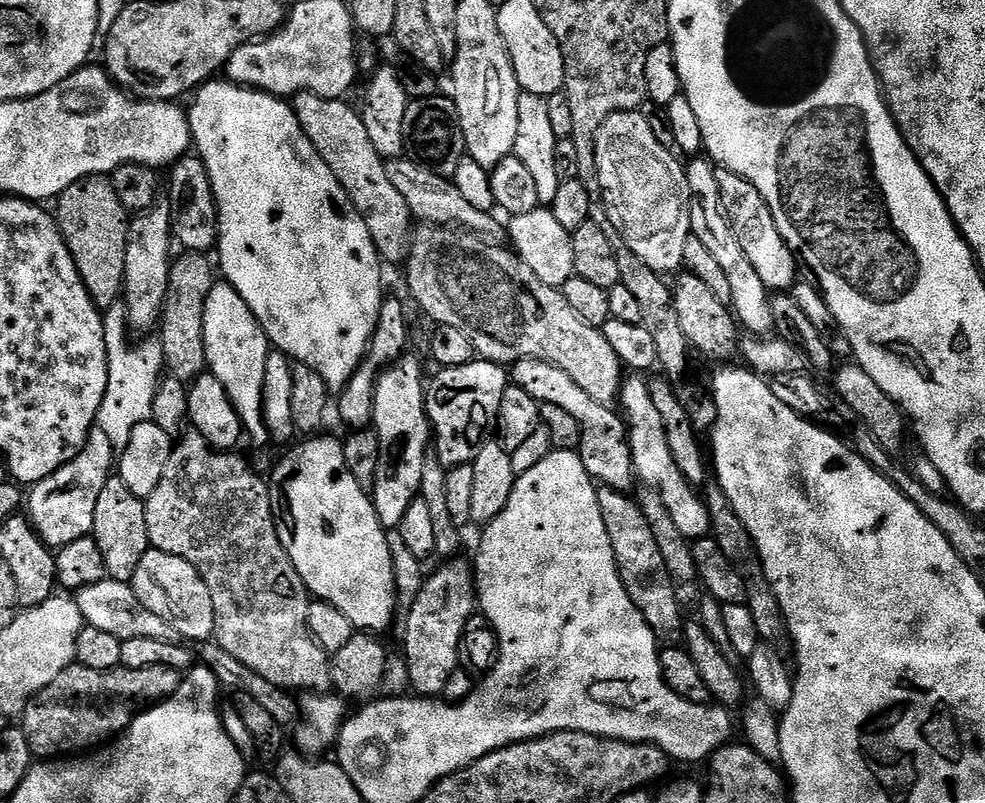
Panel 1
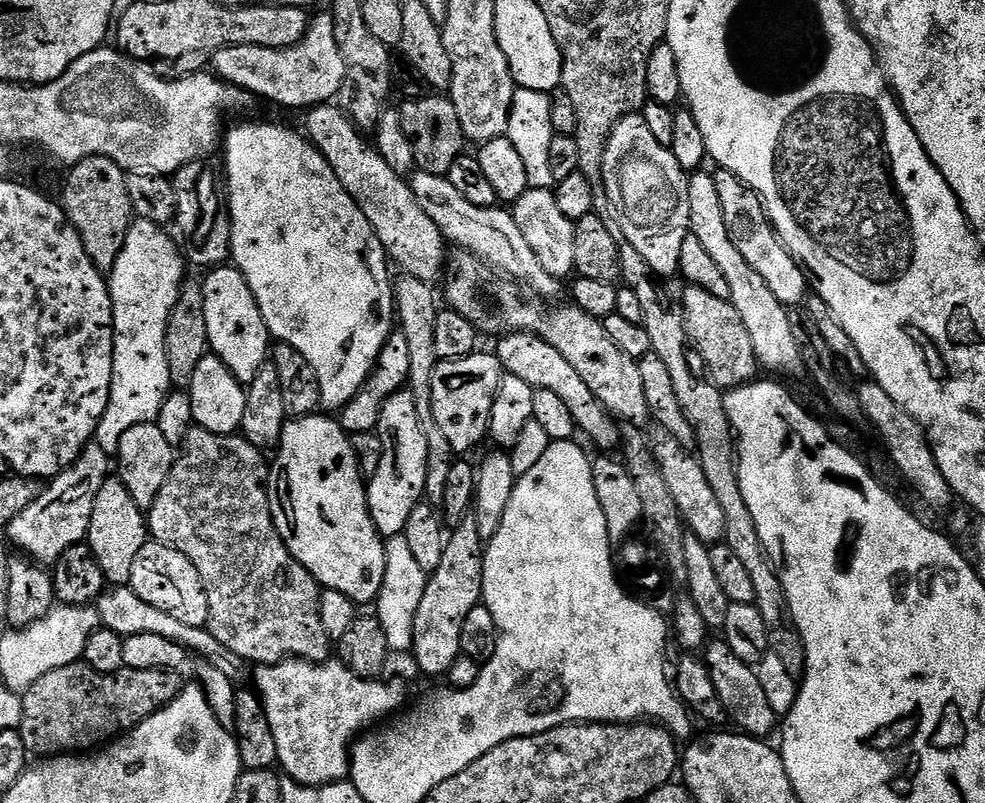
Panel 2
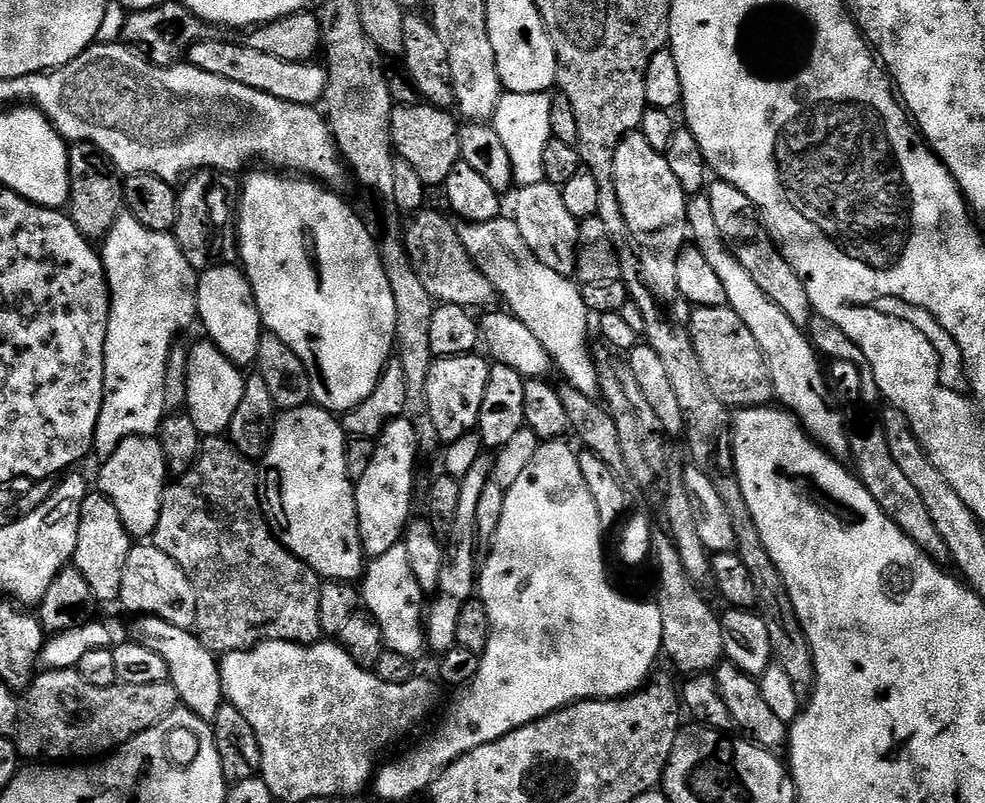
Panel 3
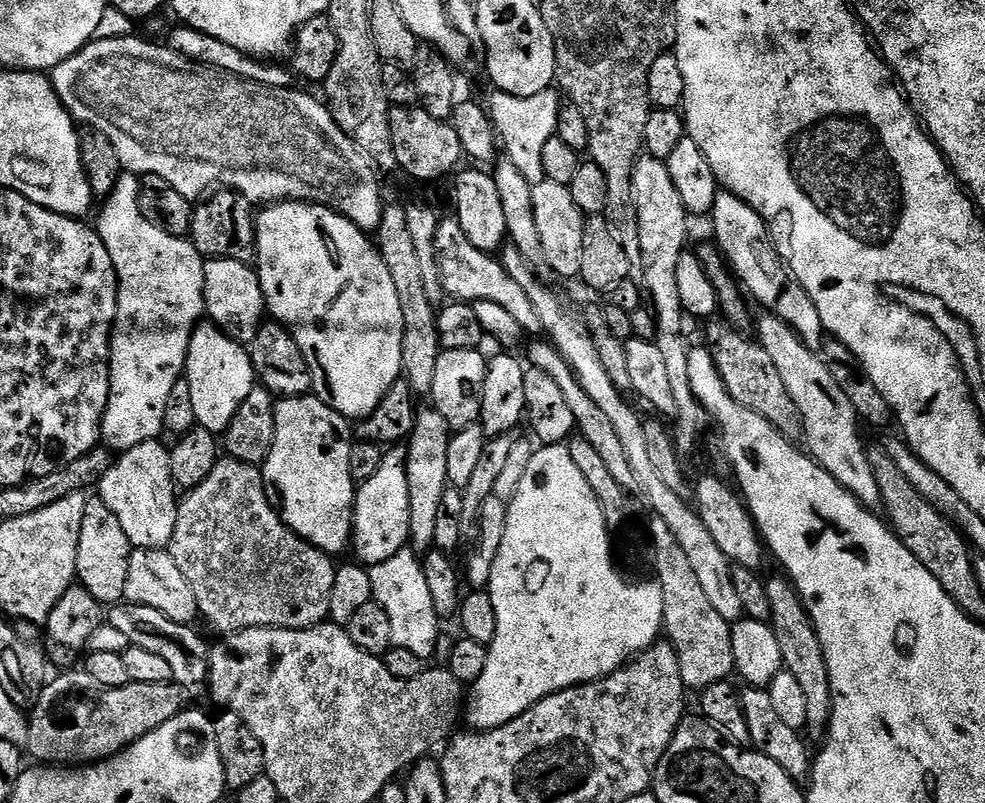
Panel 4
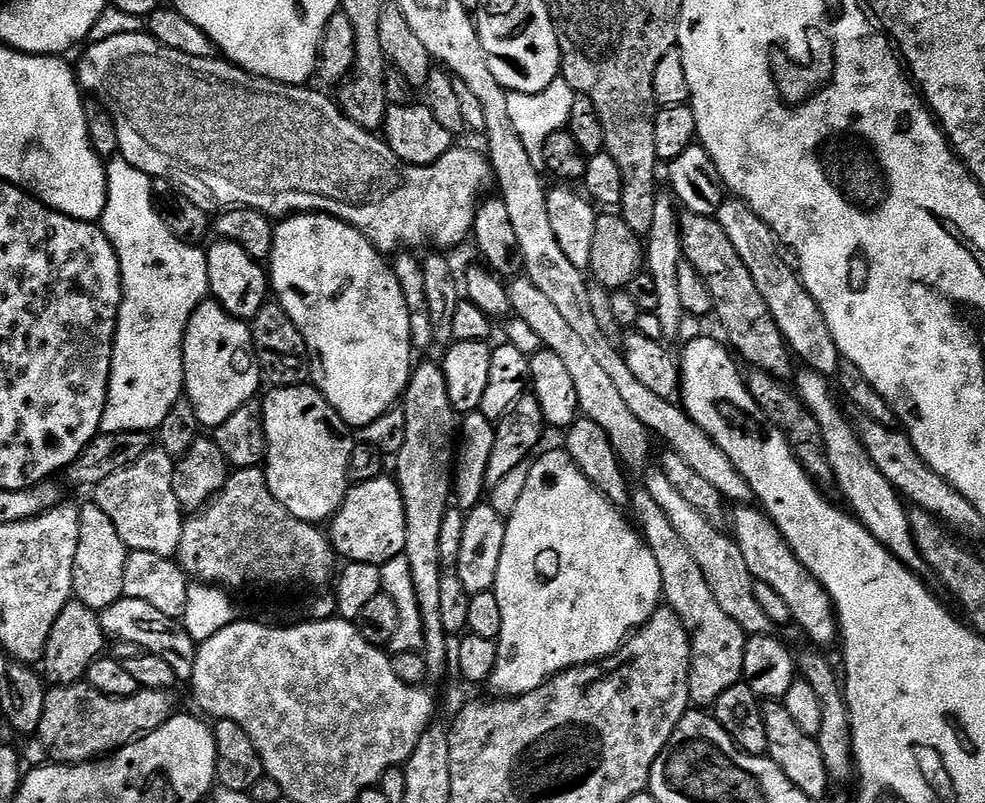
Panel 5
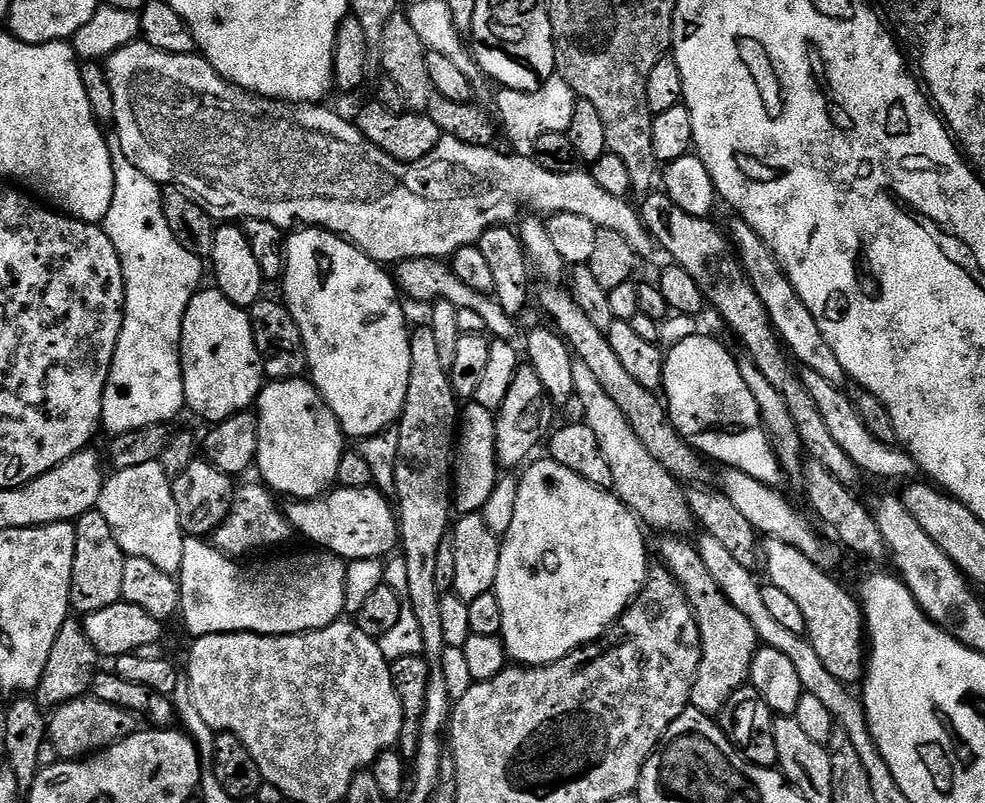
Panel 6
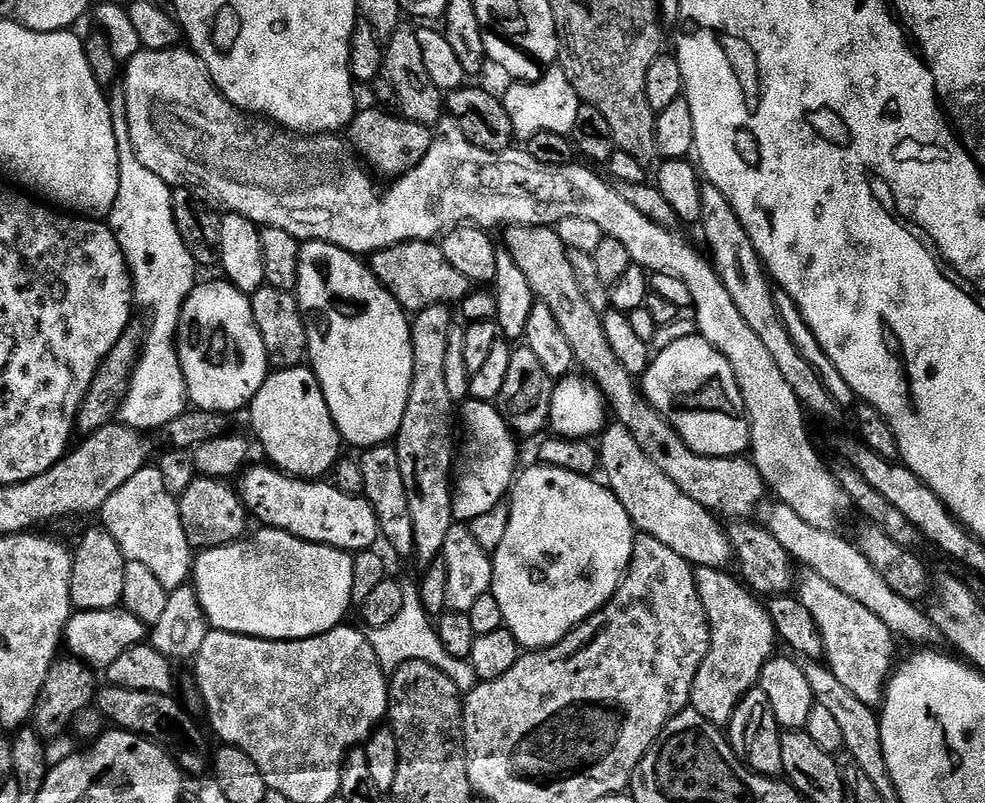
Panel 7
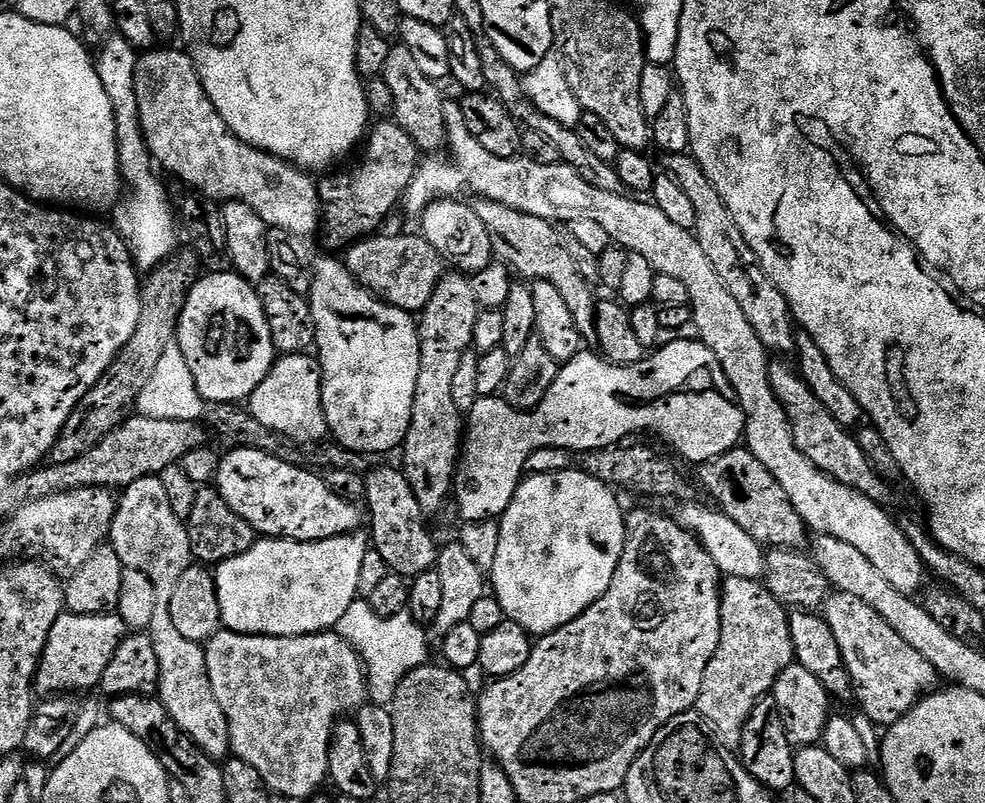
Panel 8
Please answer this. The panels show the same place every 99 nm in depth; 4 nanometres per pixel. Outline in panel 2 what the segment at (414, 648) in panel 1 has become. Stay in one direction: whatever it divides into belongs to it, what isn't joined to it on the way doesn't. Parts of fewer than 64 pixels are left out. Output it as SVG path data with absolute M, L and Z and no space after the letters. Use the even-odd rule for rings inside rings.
M470 514L459 526L451 529L446 554L442 554L438 570L429 575L422 602L418 602L418 614L414 614L414 634L410 649L425 677L447 677L450 666L454 666L456 659L462 655L460 643L466 614L470 614L470 610L481 603L484 595L485 547L485 541L478 534L475 515Z

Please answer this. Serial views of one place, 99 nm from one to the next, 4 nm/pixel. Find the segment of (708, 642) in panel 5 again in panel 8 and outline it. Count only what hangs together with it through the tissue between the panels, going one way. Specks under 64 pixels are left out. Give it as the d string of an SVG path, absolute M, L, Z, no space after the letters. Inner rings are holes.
M727 577L720 585L720 617L722 634L702 690L698 694L695 711L700 713L722 746L739 749L742 730L758 702L771 693L777 678L796 658L790 636L789 609L781 604L760 580Z

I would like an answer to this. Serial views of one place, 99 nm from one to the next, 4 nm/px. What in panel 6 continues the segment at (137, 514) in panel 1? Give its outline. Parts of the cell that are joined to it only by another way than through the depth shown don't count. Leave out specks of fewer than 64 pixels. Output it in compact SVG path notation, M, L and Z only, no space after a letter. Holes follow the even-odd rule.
M98 510L82 514L74 521L76 525L76 541L74 542L74 570L68 603L76 614L87 614L106 610L106 606L114 606L122 600L122 566L126 559L122 546L118 546L118 538L114 538L114 530L110 530L110 522L102 518Z

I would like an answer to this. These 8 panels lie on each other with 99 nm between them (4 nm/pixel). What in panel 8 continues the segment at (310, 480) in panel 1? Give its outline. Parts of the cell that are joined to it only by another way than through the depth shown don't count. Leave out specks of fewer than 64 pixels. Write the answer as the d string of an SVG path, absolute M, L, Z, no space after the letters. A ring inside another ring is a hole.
M302 352L284 354L273 363L252 395L246 401L249 412L270 430L282 434L297 446L319 444L329 435L324 413L324 391L320 375L320 361L315 355Z

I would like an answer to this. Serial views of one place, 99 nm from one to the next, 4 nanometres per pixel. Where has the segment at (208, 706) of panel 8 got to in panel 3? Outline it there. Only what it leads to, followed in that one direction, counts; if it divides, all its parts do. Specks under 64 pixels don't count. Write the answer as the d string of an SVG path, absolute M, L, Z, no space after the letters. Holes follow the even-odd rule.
M131 436L126 438L103 461L100 468L99 491L115 502L124 524L136 538L148 538L159 526L163 512L164 493L170 483L168 459L164 456L164 445L156 436Z

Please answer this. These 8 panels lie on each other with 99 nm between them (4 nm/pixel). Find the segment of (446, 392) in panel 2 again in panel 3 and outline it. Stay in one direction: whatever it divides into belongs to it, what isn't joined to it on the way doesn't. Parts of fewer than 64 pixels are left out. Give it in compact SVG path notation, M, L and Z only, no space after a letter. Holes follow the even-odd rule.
M480 354L446 356L437 359L432 365L424 387L423 399L428 400L428 416L432 419L437 434L444 439L445 445L454 443L468 432L477 431L488 386L490 364L485 360Z

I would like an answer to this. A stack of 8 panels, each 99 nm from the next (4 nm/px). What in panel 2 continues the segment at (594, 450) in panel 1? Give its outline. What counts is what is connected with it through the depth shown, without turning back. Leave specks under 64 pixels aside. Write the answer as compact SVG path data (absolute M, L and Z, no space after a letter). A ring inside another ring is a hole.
M509 332L499 337L497 348L494 348L494 355L499 358L500 366L507 375L514 378L522 378L534 390L551 390L553 394L558 394L566 406L570 406L570 414L574 414L576 423L581 433L585 432L594 443L600 447L599 451L604 454L612 454L621 447L621 425L611 412L607 412L594 398L590 386L578 378L578 370L550 346L540 336L535 336L532 332Z

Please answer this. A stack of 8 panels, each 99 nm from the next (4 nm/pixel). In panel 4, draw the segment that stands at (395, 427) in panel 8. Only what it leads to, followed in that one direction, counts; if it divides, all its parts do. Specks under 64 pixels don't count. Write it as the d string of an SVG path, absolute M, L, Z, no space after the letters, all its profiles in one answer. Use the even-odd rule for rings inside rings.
M286 200L282 204L270 204L259 209L260 217L254 220L254 249L256 260L254 267L260 277L260 285L264 291L264 302L269 313L272 312L277 321L289 329L292 337L298 342L298 350L306 358L306 366L310 366L312 375L312 392L323 404L331 404L332 409L345 418L363 418L382 402L382 398L401 379L404 367L402 366L402 306L398 306L398 290L394 290L394 278L390 278L390 270L386 270L386 262L382 262L380 250L371 239L366 237L365 229L359 228L332 208L321 204L309 204L302 200Z

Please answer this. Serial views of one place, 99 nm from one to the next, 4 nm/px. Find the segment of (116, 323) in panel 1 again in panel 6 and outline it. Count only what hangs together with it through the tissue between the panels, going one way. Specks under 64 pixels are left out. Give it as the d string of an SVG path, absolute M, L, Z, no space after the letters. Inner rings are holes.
M116 135L108 136L108 149L116 173L114 174L114 198L106 218L102 222L104 232L114 242L124 275L124 321L118 338L118 346L112 355L112 367L108 369L104 397L100 400L100 420L108 434L119 434L145 428L151 424L168 424L179 414L184 402L184 375L180 369L180 335L186 306L201 291L200 279L206 272L206 264L196 256L170 230L160 201L161 185L151 180L122 150L122 142Z

